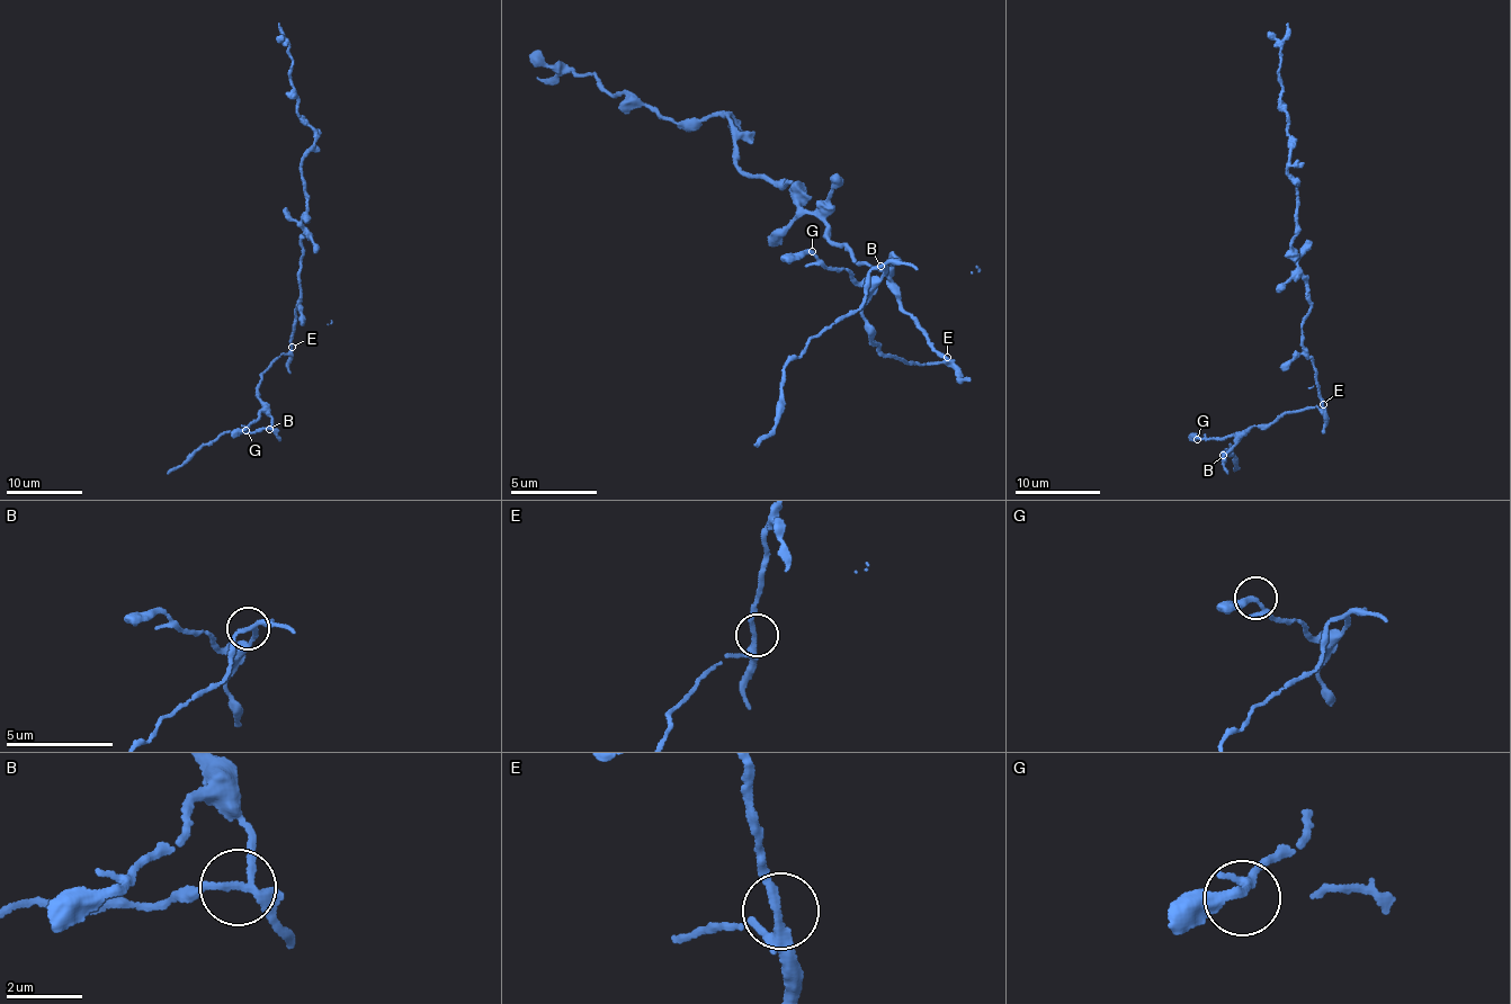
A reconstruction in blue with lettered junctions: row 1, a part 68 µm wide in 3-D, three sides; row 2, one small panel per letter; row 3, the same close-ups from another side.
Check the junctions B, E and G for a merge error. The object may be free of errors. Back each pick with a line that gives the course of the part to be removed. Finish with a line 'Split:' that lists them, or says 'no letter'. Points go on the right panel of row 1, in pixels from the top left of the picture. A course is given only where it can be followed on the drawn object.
B: foreign part runs (1222, 454), (1232, 454), (1230, 445), (1226, 449), (1237, 467), (1234, 469)
Split: B

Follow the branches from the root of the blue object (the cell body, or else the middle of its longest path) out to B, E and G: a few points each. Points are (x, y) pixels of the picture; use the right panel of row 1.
B: (1302, 337), (1303, 352), (1315, 369), (1322, 408), (1289, 411), (1267, 424), (1251, 427), (1231, 450), (1222, 454)
E: (1302, 337), (1303, 352), (1315, 369), (1323, 404)
G: (1302, 337), (1303, 352), (1315, 369), (1321, 409), (1307, 406), (1237, 435), (1197, 439)

